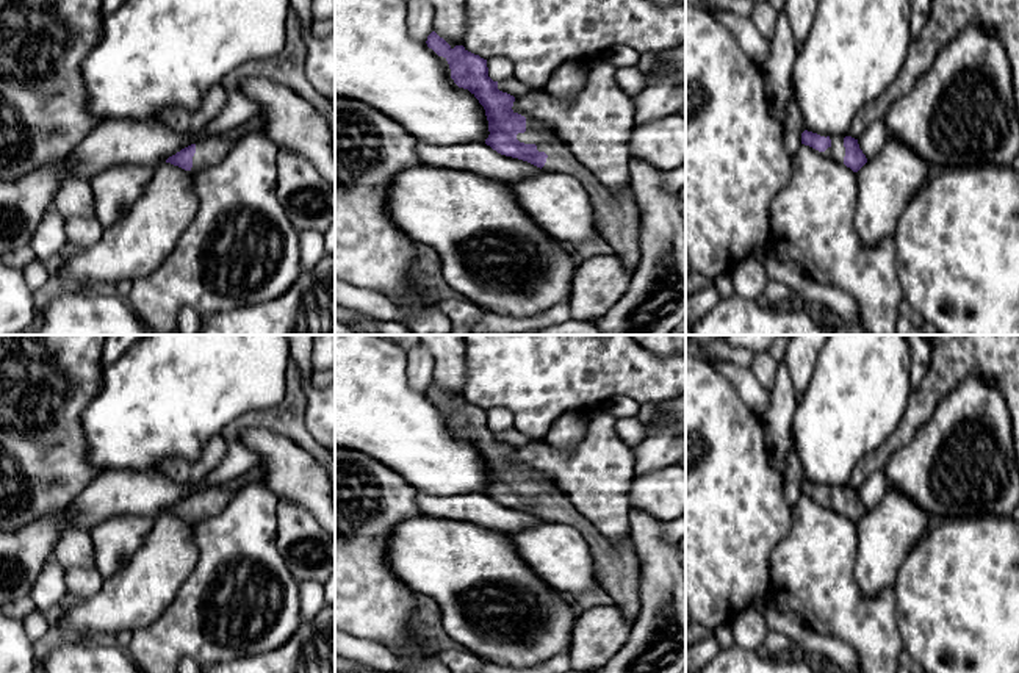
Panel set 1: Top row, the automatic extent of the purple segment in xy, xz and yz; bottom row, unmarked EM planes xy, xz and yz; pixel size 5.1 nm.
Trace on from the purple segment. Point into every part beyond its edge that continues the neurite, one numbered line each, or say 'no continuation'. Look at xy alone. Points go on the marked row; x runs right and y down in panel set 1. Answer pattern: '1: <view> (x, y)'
1: xy (212, 151)

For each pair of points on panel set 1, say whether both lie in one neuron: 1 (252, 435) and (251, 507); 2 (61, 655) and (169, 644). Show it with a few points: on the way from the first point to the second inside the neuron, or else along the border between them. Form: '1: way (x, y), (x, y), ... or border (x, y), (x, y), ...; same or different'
1: border (262, 484), (279, 500); different
2: border (127, 651), (130, 656); different

